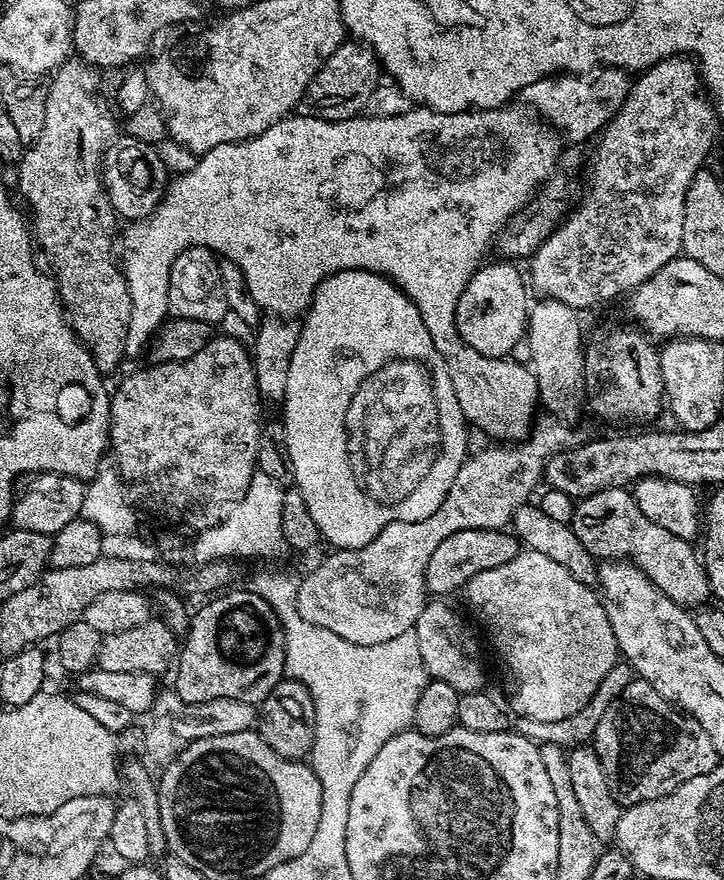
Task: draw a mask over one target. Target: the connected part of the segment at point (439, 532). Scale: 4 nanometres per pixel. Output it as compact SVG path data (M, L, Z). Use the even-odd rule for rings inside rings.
M556 418L545 419L537 419L531 432L520 443L500 442L492 446L496 448L485 446L471 453L454 477L454 486L446 490L442 506L438 506L430 518L422 518L418 522L390 522L378 534L378 538L366 542L366 546L329 551L329 556L308 577L299 581L298 614L306 622L314 622L314 626L322 626L322 630L330 630L330 634L338 634L338 638L346 638L347 642L354 642L358 646L378 646L378 642L388 642L403 632L412 632L418 622L418 614L422 614L426 603L424 575L430 554L434 554L434 550L438 550L439 544L445 538L450 538L450 534L458 534L458 530L503 529L511 525L514 510L529 503L541 487L539 484L542 484L548 459L571 441L568 439L572 432L567 423Z

